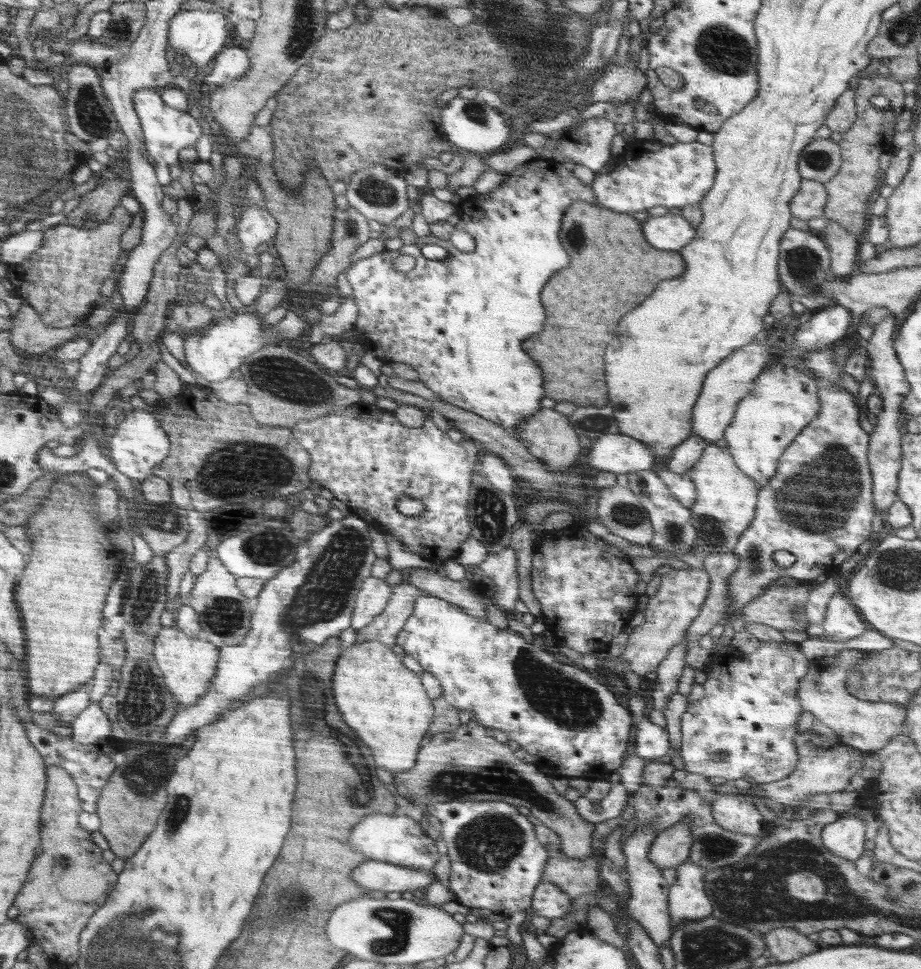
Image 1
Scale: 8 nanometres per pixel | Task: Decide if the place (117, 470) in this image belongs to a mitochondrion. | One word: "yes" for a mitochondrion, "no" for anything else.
no

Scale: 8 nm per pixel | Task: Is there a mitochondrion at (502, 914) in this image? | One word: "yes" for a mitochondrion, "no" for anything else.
no

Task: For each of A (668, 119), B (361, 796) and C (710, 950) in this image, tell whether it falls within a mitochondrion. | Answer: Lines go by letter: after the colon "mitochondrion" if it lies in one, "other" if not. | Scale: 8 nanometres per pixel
A: other
B: mitochondrion
C: mitochondrion

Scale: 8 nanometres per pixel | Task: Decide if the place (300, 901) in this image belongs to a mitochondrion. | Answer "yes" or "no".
yes

